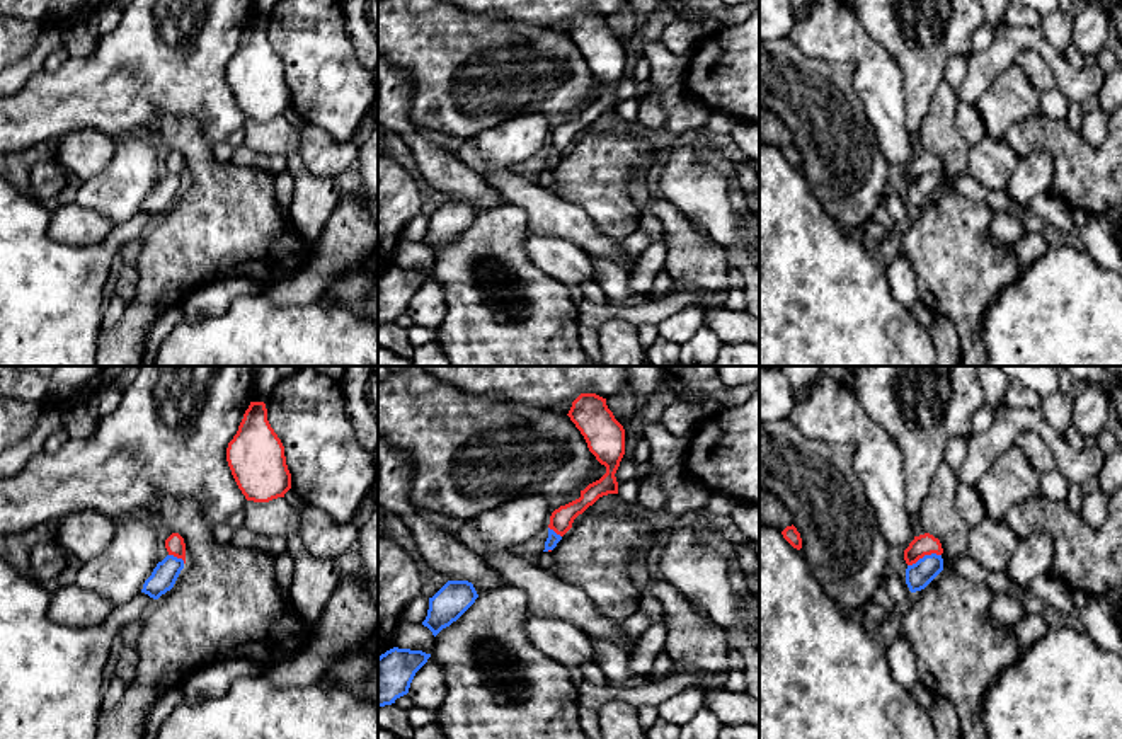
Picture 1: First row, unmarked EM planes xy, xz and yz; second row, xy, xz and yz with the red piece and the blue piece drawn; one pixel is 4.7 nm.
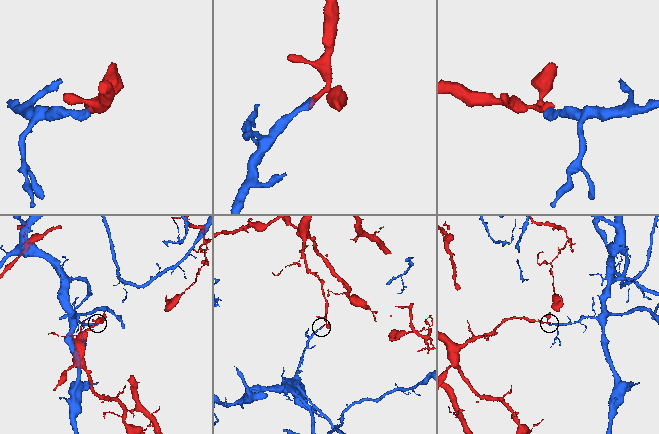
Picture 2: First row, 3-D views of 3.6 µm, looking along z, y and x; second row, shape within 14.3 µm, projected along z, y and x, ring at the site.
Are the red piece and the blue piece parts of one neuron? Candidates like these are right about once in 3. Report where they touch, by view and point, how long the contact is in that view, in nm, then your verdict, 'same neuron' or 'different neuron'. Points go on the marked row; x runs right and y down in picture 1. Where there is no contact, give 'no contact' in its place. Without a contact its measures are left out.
meets red in yz at (923, 555); contact 170 nm long; different neuron

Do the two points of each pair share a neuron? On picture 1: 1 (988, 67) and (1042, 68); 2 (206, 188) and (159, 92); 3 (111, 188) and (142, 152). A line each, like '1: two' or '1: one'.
1: two
2: two
3: one

